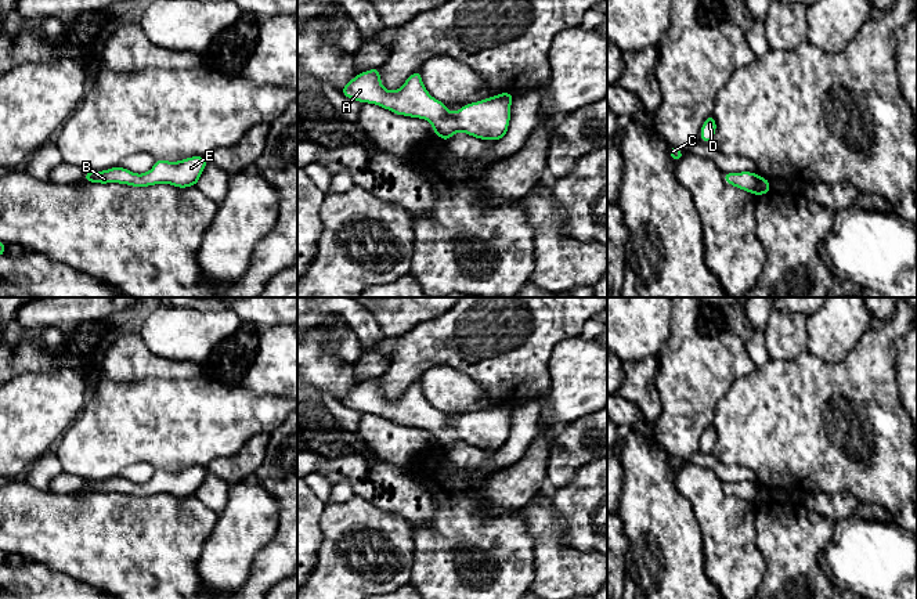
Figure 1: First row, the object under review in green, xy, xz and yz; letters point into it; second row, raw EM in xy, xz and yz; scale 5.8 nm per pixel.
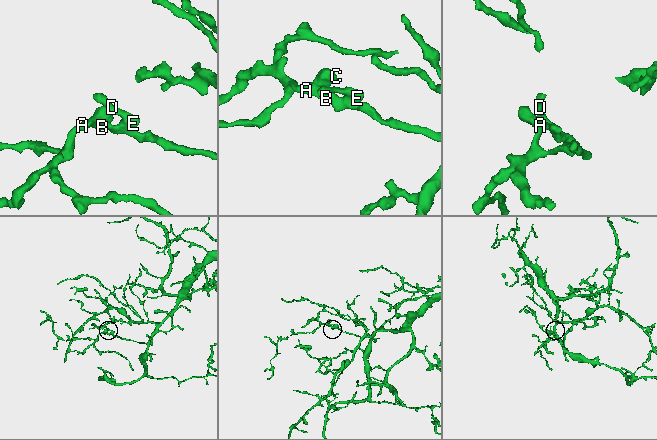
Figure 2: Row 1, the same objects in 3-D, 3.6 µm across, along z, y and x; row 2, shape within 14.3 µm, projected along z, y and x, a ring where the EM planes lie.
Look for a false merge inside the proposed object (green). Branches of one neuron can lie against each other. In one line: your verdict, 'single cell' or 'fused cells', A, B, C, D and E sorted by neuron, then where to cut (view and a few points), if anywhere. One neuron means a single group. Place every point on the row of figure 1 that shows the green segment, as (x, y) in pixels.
single cell; A B C D E; no cut

